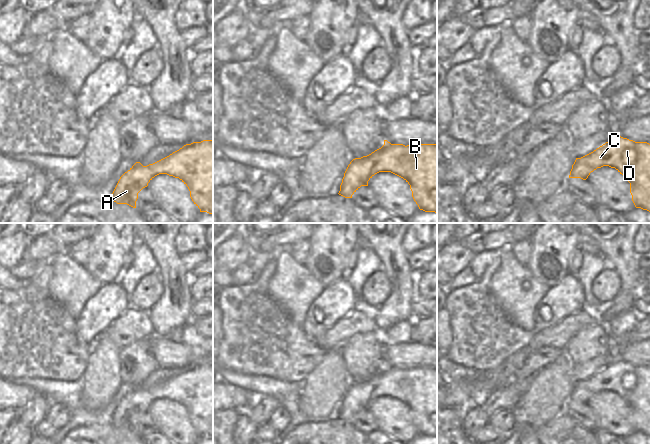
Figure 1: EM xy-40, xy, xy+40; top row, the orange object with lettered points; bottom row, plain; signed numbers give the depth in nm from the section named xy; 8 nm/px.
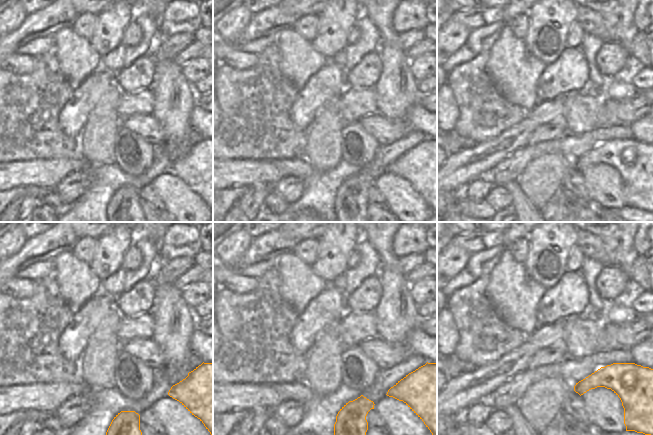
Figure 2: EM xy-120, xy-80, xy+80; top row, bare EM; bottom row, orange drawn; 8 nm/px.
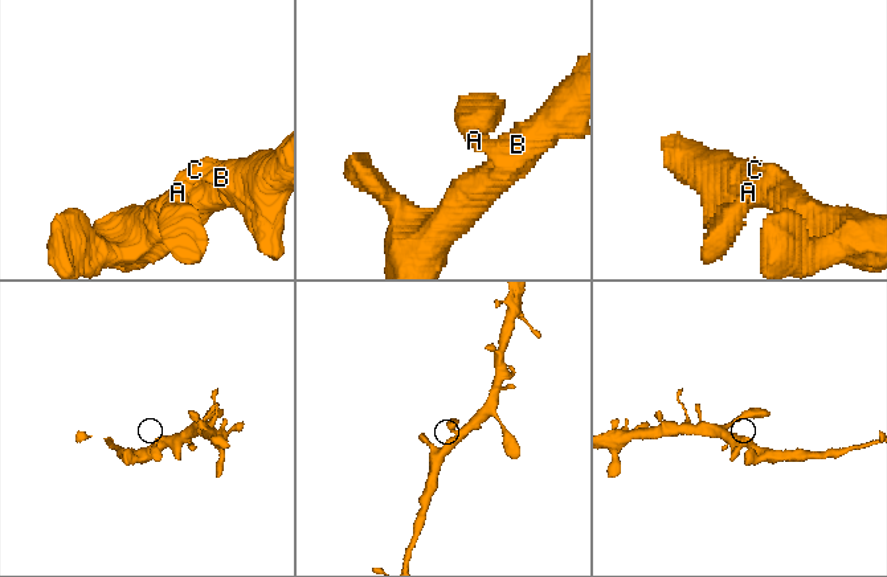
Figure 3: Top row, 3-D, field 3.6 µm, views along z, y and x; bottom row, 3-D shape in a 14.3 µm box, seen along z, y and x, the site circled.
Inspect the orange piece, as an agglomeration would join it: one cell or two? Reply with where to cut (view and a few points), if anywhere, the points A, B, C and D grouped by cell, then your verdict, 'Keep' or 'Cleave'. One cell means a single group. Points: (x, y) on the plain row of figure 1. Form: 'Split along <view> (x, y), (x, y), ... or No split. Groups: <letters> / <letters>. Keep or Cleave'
No split. Groups: A B C D. Keep

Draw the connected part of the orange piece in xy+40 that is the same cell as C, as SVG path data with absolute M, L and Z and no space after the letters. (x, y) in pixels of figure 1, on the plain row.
M617 360L593 376L576 382L569 402L586 404L597 392L615 392L630 407L636 432L650 436L650 368Z

